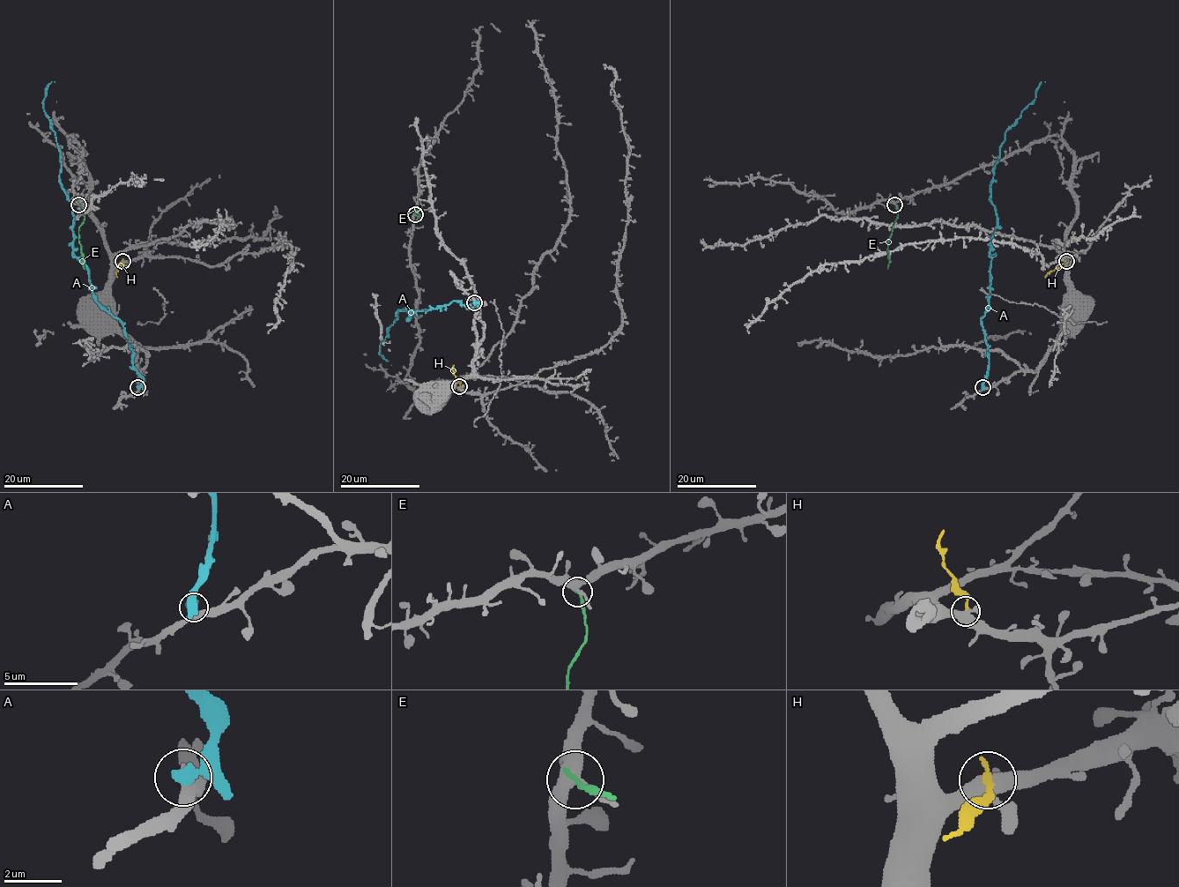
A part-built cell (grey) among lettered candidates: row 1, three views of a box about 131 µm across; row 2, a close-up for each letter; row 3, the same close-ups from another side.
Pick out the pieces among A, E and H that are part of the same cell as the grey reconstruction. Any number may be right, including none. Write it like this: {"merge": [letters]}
{"merge": []}

